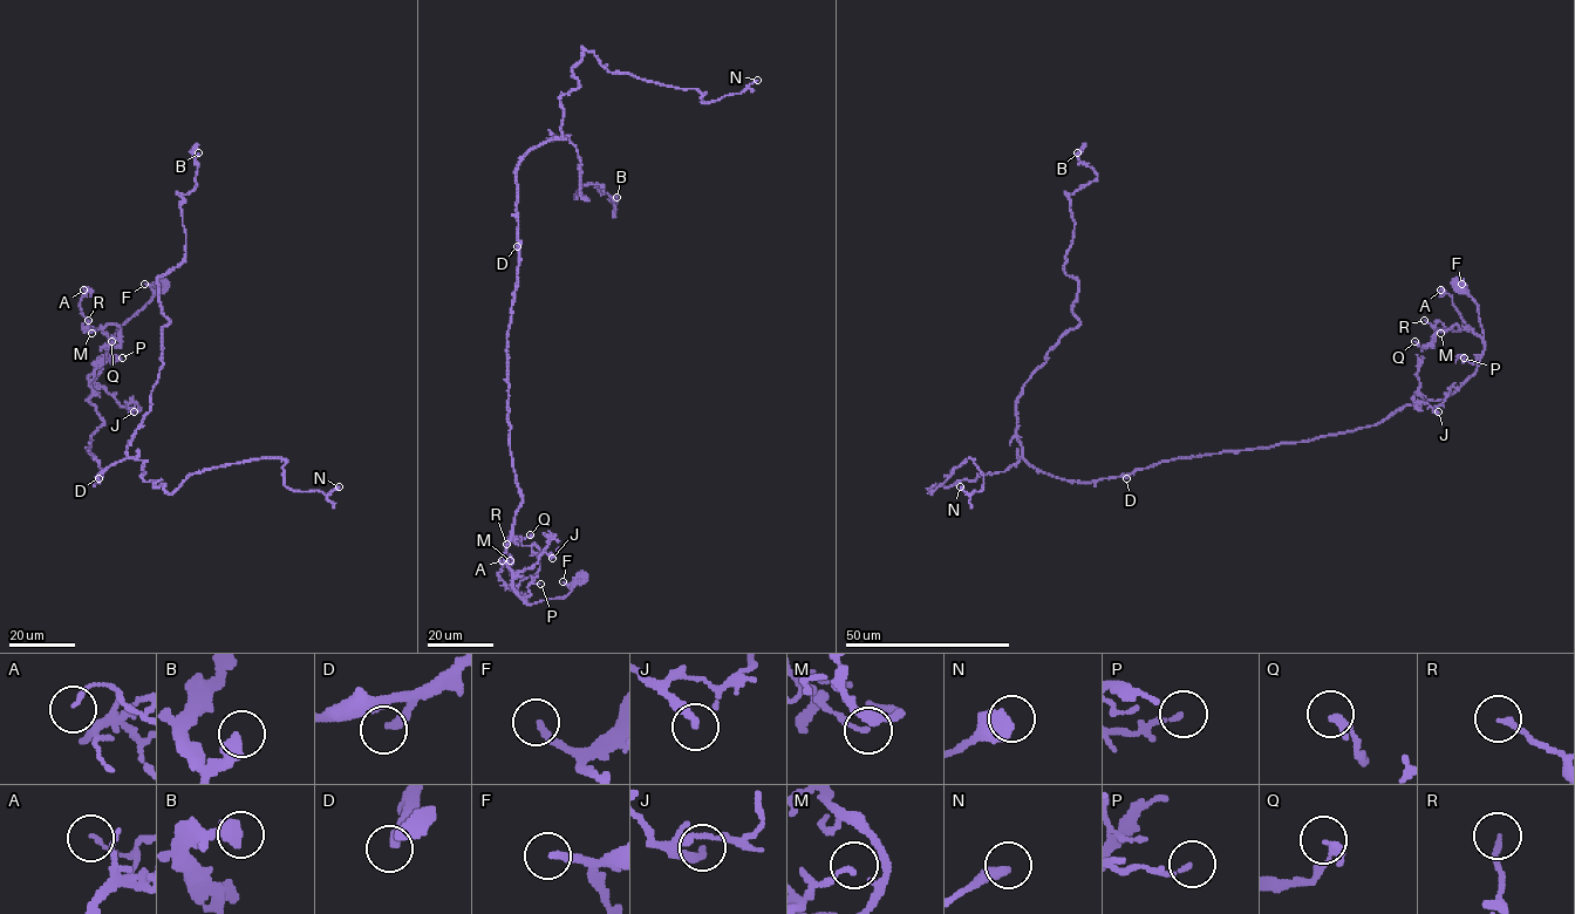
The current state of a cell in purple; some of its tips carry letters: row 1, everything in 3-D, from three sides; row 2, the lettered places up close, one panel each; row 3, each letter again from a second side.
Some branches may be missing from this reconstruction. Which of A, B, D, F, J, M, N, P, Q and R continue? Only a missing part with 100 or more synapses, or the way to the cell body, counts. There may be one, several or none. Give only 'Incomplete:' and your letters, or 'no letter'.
Incomplete: no letter

